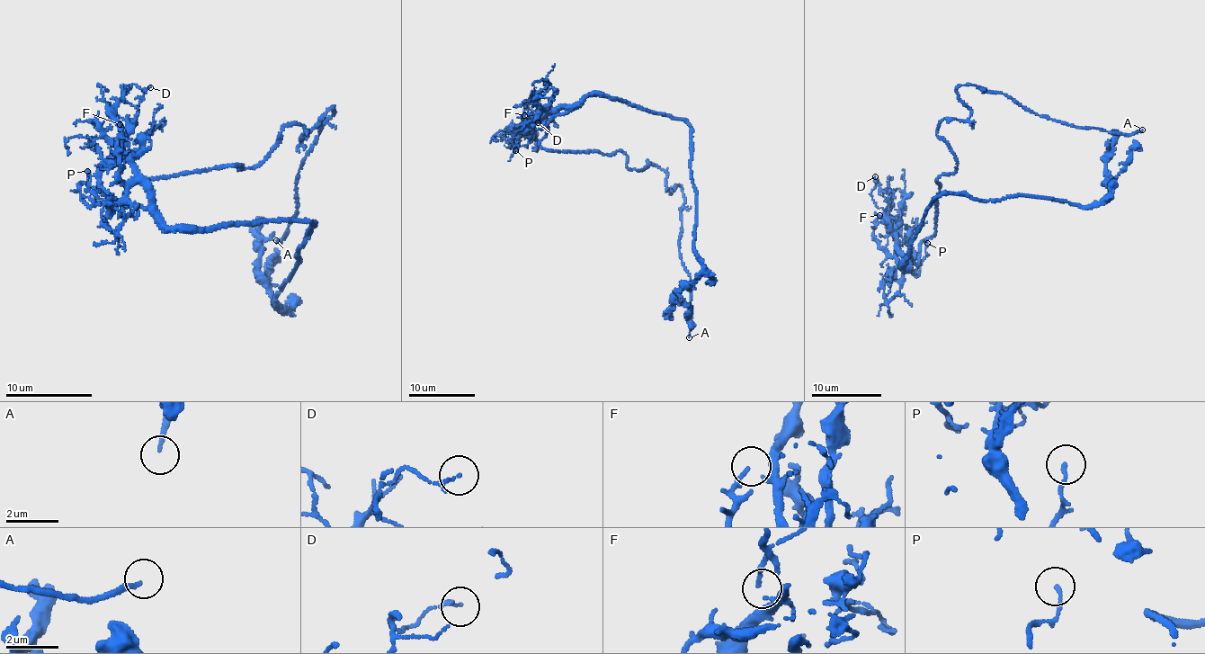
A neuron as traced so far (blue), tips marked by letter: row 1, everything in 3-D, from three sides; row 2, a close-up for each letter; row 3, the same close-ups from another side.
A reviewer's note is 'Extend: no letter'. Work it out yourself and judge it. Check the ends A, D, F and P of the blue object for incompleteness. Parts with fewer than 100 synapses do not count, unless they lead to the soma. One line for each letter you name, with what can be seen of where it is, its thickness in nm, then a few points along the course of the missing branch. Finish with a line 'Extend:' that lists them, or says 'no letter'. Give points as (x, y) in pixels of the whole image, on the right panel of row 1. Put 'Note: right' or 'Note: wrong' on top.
Note: wrong
A: place (1142, 129); calibre 150 nm; course (1142, 129), (1168, 131), (1175, 138), (1179, 159), (1202, 175)
Extend: A

